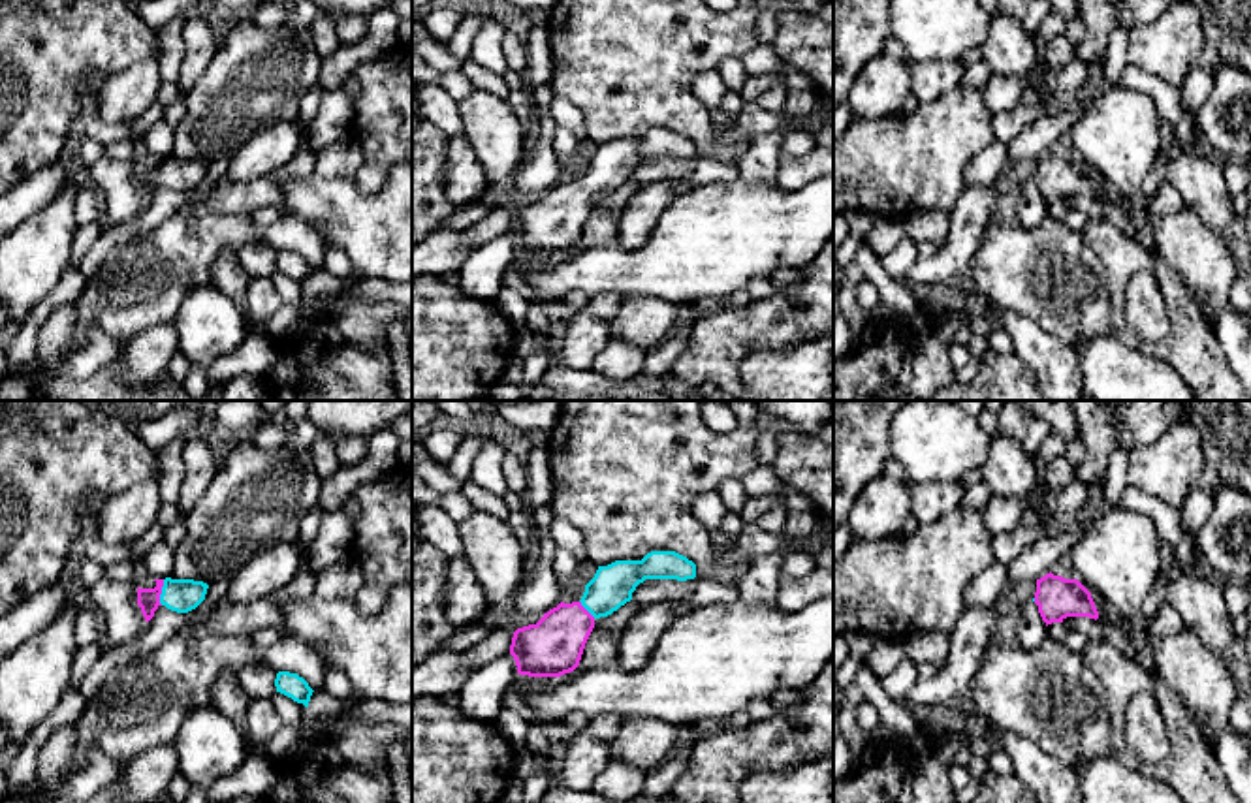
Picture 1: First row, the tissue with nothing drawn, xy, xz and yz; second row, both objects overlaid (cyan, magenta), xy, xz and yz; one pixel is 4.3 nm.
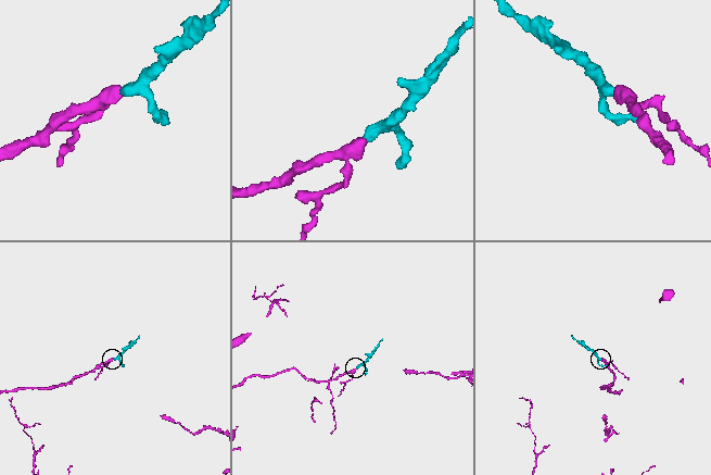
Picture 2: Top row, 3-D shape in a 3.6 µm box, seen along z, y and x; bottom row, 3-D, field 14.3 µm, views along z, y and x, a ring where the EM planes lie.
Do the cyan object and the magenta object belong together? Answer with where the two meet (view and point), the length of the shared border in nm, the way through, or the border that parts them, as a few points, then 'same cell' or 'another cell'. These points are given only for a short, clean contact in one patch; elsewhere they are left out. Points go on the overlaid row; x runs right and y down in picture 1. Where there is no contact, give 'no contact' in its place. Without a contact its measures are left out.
contact xy (162, 593); length 110 nm; way xy (179, 595), (162, 593), (147, 598); same cell

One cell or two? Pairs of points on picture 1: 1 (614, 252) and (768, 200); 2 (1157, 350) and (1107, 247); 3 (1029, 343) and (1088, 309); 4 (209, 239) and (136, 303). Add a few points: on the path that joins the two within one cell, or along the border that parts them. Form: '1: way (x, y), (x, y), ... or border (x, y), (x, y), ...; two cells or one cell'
1: way (651, 258), (685, 258), (708, 241), (730, 234); one cell
2: way (1127, 335), (1116, 318), (1116, 277); one cell
3: border (1009, 311), (1031, 318), (1048, 333), (1073, 346); two cells
4: way (190, 249), (155, 284); one cell

